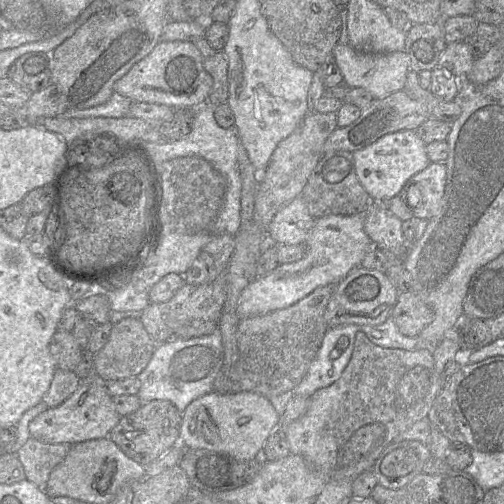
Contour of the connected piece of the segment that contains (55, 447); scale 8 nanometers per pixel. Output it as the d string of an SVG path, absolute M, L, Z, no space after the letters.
M30 437L16 452L24 468L25 479L44 488L50 473L65 458L72 445L45 444Z

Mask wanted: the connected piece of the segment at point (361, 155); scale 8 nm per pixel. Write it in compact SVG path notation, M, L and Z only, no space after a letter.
M415 130L388 133L352 154L356 176L365 191L375 201L397 196L408 179L430 164L426 144L419 138Z

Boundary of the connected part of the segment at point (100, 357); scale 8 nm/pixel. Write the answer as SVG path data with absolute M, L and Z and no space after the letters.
M127 317L114 324L106 344L94 355L93 371L106 383L137 377L150 361L157 344L146 332L139 317Z

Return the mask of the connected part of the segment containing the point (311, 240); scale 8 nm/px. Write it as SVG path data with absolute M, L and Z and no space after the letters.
M362 213L350 216L329 215L317 218L307 235L304 245L306 254L302 259L293 263L280 264L269 274L254 278L248 284L237 302L236 313L239 318L266 314L287 308L309 295L318 287L336 285L350 271L360 266L366 253L375 246L364 230L364 214Z

